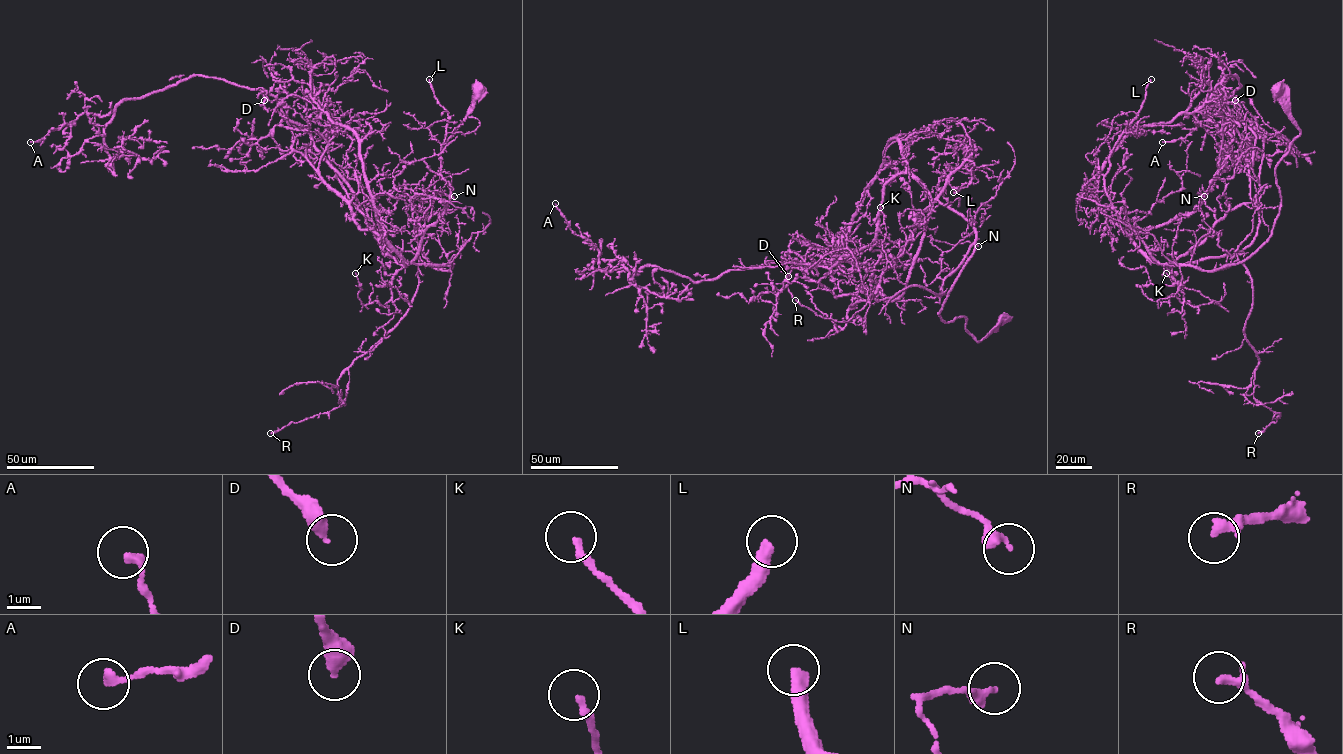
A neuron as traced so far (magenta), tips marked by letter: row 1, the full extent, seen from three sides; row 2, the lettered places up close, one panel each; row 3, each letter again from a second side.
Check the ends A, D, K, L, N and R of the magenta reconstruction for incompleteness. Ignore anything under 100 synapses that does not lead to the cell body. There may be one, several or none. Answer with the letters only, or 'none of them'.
L

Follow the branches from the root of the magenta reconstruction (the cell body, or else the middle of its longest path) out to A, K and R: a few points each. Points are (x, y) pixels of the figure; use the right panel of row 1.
A: (1276, 91), (1300, 134), (1241, 261), (1159, 263), (1256, 234), (1238, 78), (1226, 121), (1162, 142)
K: (1276, 91), (1300, 134), (1276, 167), (1272, 236), (1213, 270), (1159, 263), (1186, 303), (1220, 304), (1166, 273)
R: (1276, 91), (1300, 134), (1272, 236), (1203, 270), (1239, 261), (1252, 281), (1253, 397), (1280, 415), (1258, 433)

